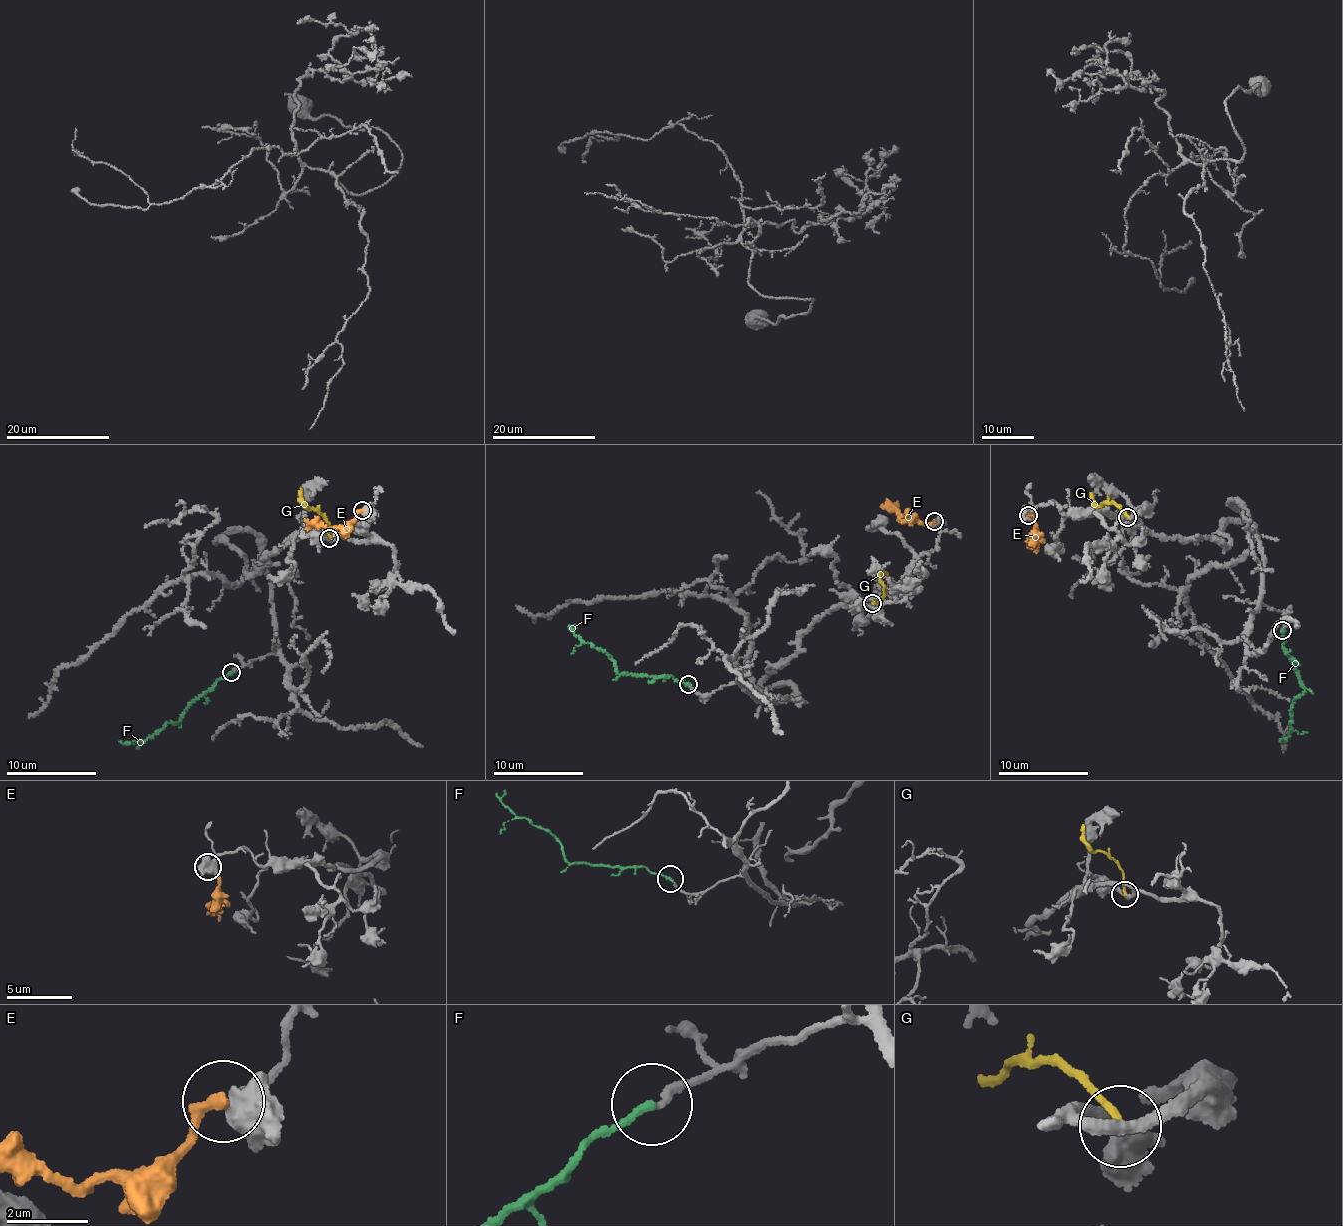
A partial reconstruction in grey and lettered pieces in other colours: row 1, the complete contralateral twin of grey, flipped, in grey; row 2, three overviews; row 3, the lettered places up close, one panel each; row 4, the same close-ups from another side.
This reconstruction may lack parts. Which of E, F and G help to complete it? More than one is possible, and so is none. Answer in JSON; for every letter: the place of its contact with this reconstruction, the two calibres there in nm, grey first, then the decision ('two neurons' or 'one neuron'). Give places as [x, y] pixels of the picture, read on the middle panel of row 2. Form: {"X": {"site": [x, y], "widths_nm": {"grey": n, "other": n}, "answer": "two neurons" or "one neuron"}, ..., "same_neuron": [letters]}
{"E": {"site": [934, 521], "widths_nm": {"grey": 550, "other": 260}, "answer": "two neurons"}, "F": {"site": [688, 684], "widths_nm": {"grey": 180, "other": 180}, "answer": "two neurons"}, "G": {"site": [872, 603], "widths_nm": {"grey": 280, "other": 180}, "answer": "two neurons"}, "same_neuron": []}

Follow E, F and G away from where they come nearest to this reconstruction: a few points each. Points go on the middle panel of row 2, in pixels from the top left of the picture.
E: (934, 522), (909, 520), (888, 499)
F: (689, 685), (670, 676), (621, 673), (607, 655), (586, 643), (568, 626)
G: (871, 604), (883, 594), (880, 577), (887, 573)

